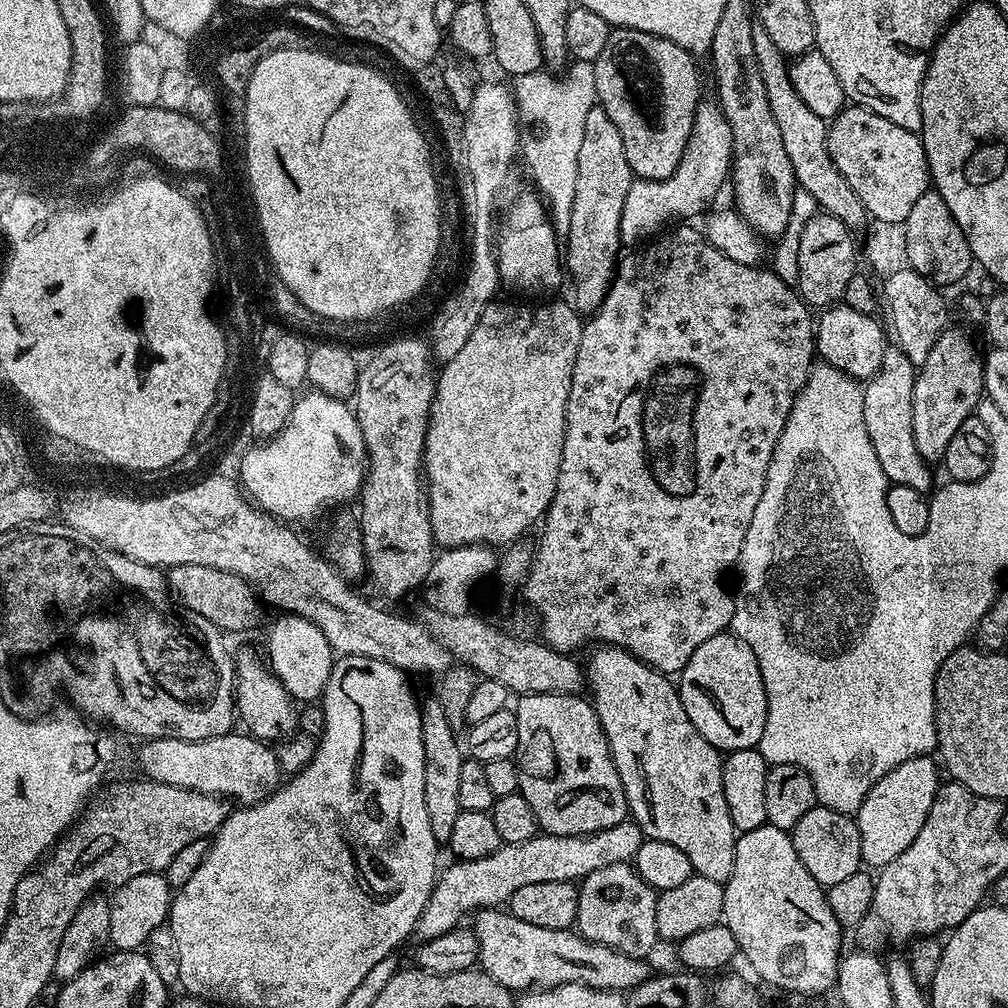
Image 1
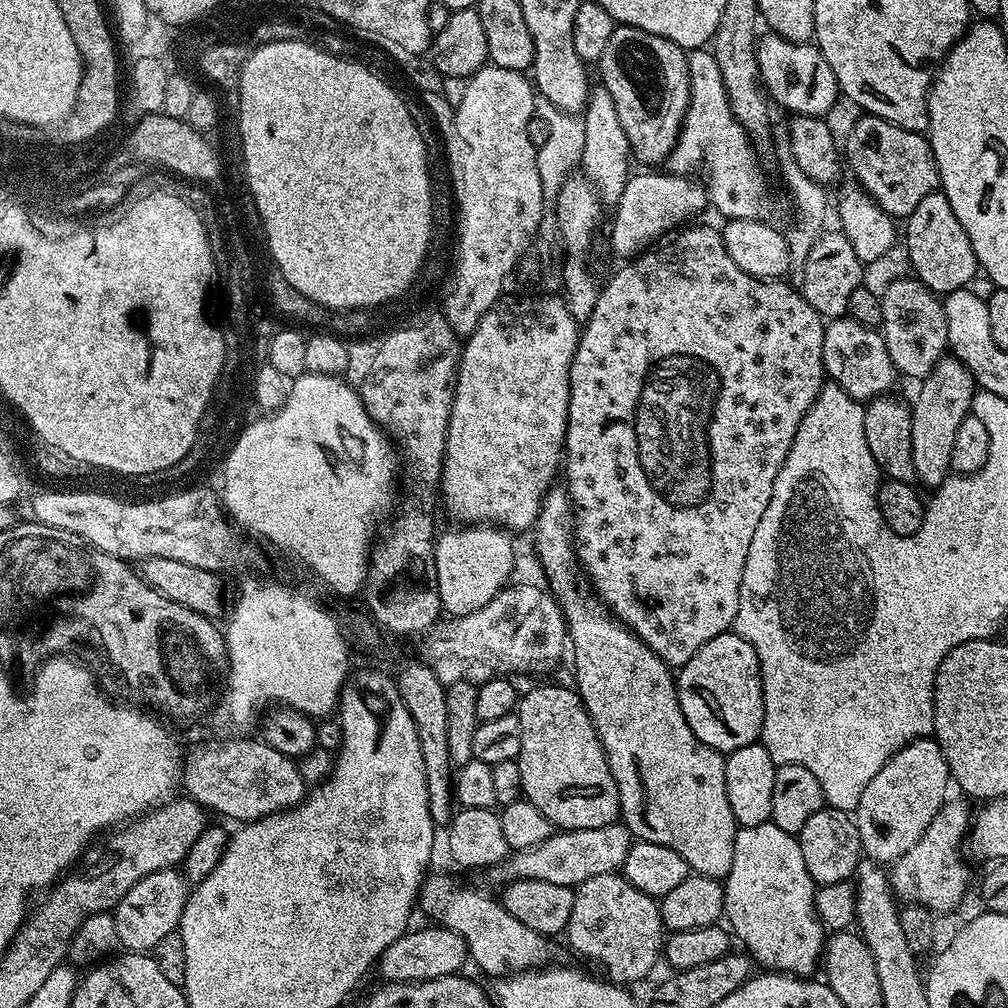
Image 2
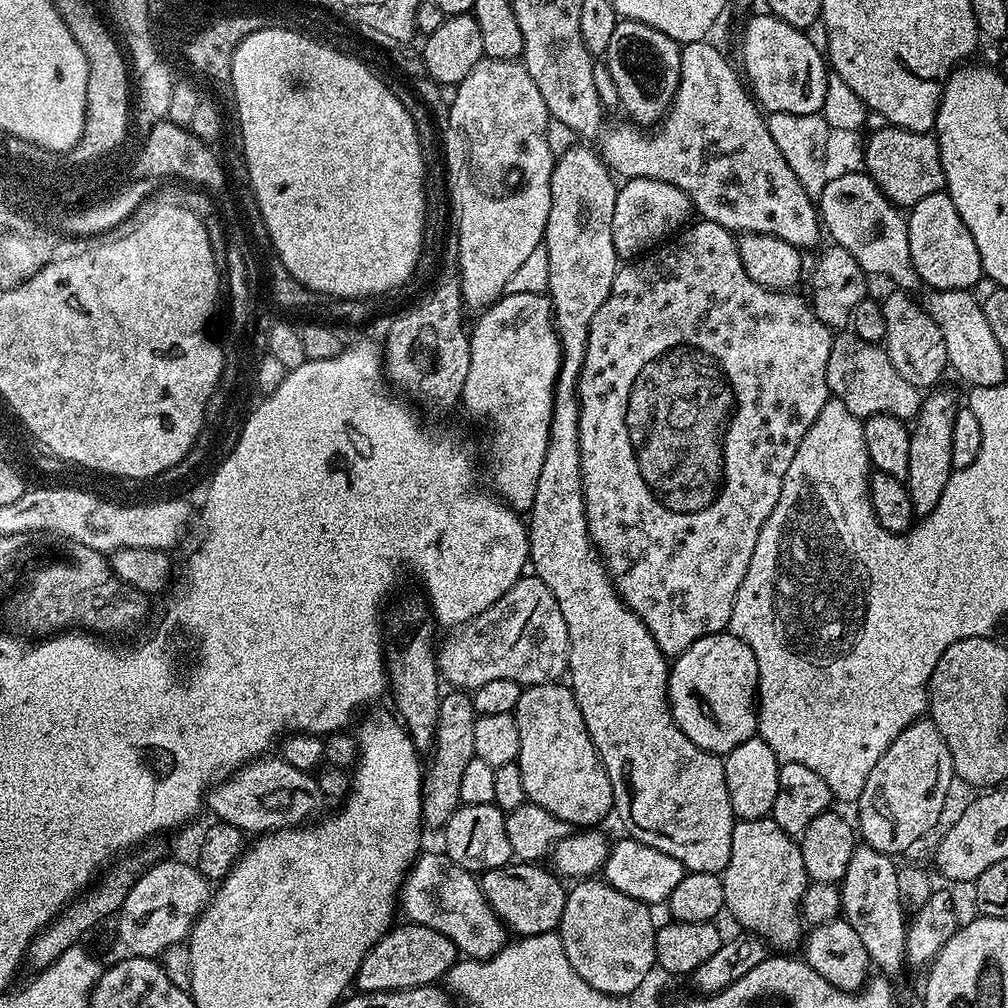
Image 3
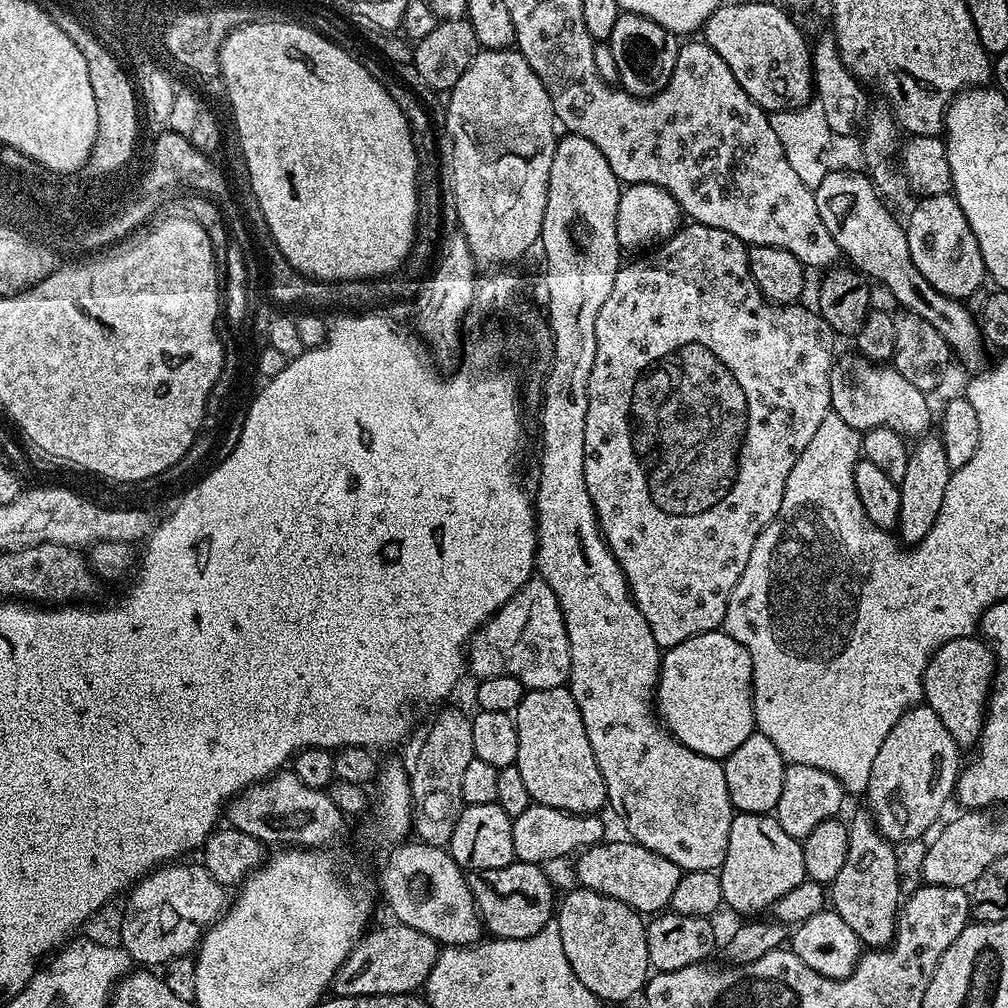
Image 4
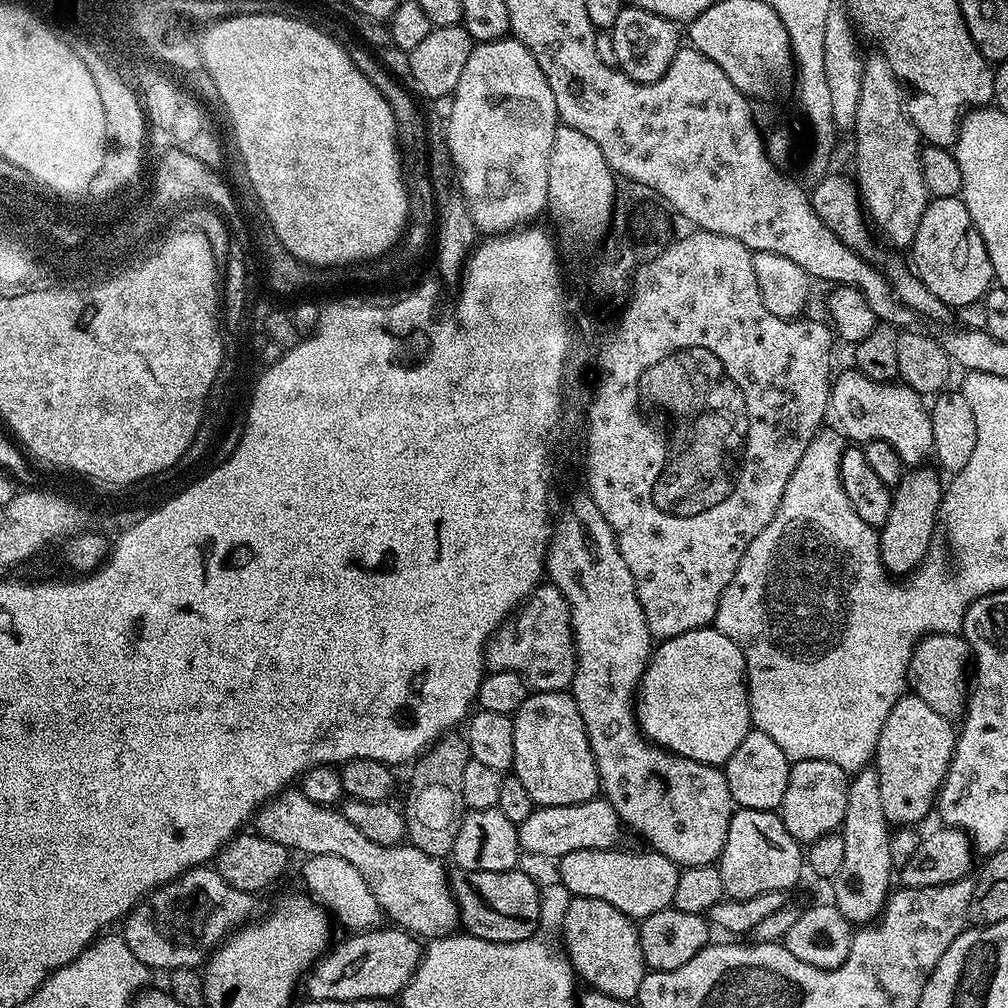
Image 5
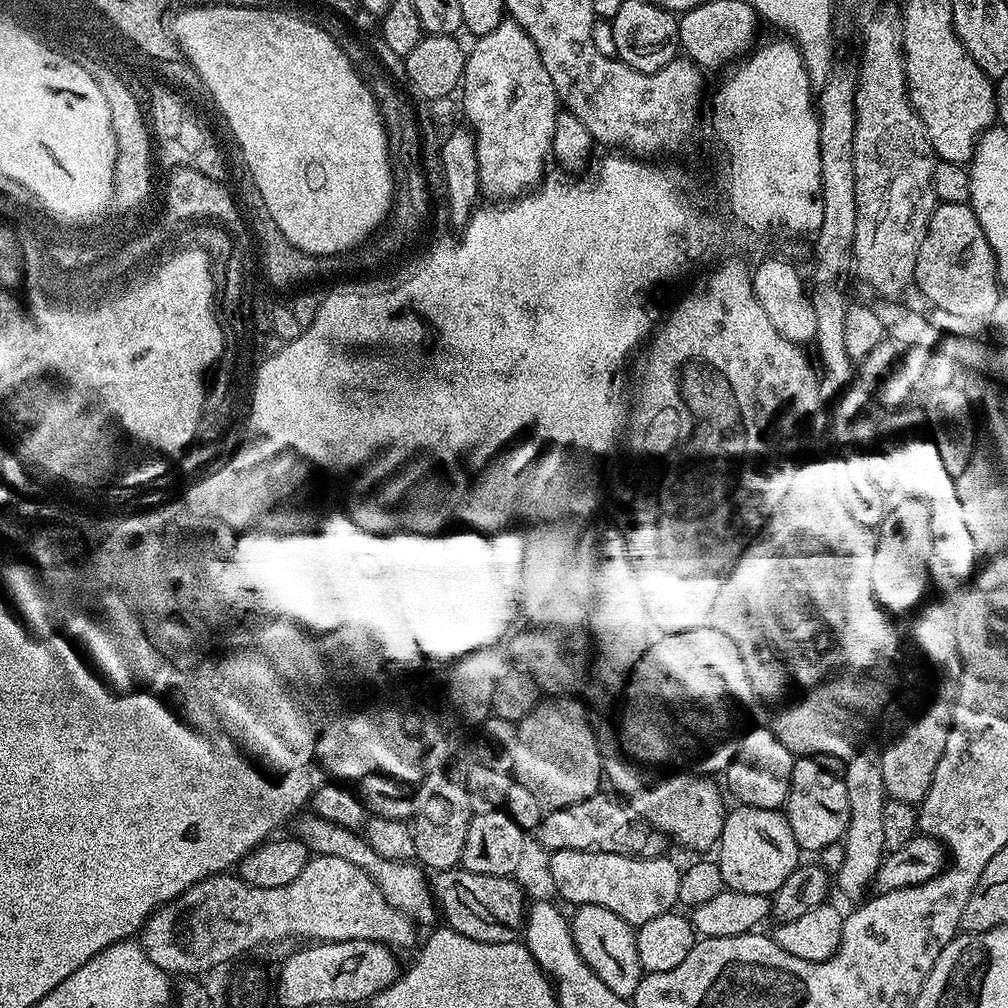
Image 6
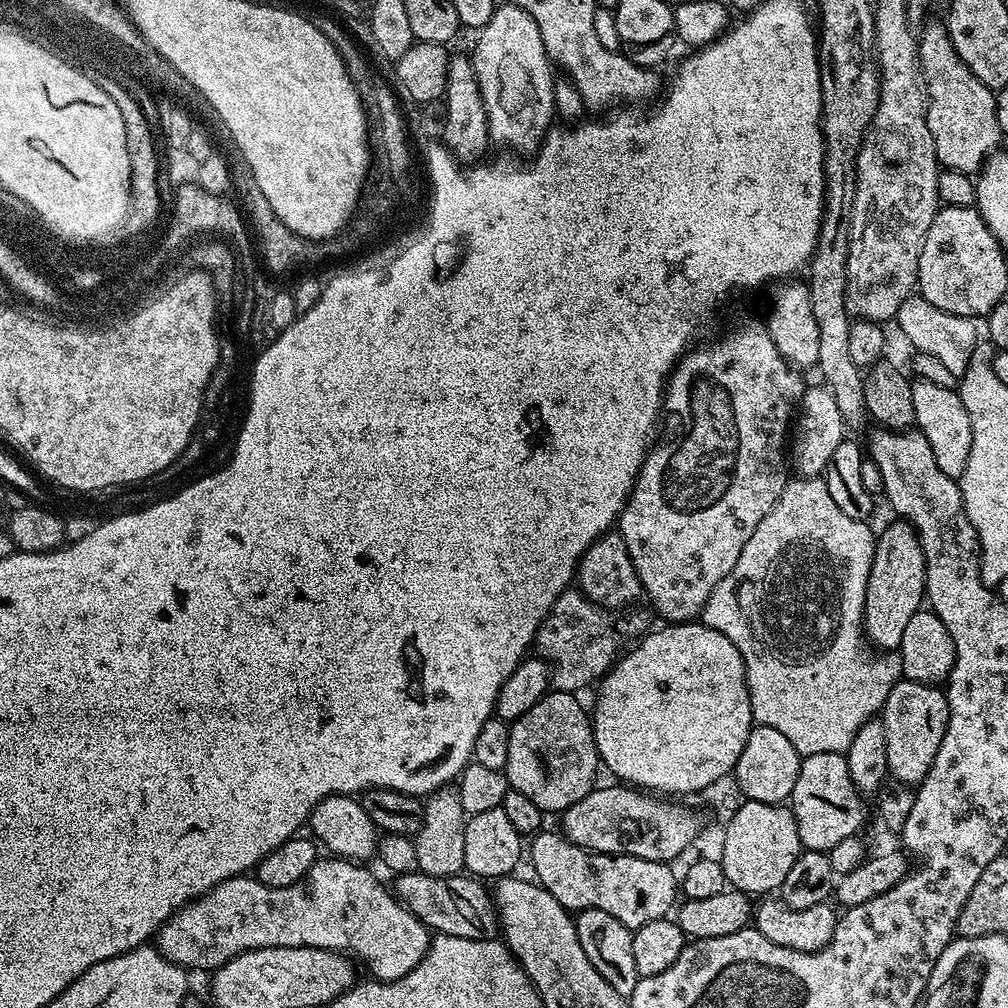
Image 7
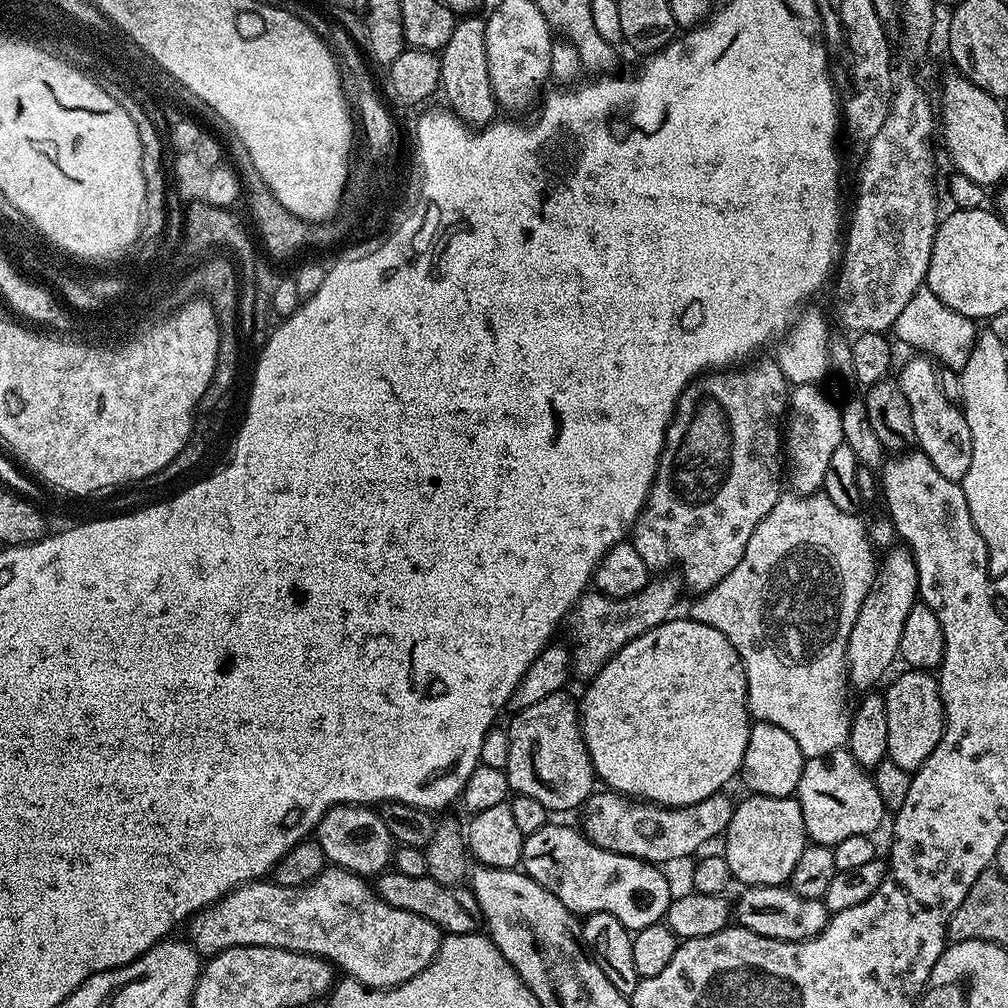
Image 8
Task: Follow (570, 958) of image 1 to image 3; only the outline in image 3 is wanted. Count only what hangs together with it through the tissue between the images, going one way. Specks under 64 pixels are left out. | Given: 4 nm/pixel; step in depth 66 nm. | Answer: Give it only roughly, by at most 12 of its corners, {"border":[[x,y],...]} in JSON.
{"border":[[421,851],[398,897],[470,960],[509,943],[473,873]]}

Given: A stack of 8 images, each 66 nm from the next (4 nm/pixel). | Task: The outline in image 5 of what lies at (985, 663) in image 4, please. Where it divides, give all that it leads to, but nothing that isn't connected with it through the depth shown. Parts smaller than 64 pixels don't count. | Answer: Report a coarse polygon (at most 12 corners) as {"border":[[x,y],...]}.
{"border":[[963,635],[926,636],[908,668],[911,691],[956,722],[968,706]]}

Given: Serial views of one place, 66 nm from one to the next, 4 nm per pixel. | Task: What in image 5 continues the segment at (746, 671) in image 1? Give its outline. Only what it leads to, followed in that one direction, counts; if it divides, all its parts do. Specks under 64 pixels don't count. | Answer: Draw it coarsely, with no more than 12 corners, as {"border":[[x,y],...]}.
{"border":[[714,626],[657,643],[651,743],[727,764],[752,728],[744,655]]}

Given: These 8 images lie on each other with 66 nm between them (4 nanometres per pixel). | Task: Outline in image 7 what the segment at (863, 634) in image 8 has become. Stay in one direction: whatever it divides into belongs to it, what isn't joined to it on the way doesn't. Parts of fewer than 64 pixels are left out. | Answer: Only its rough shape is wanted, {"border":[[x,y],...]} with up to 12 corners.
{"border":[[896,518],[876,536],[862,627],[899,649],[926,600],[918,534]]}

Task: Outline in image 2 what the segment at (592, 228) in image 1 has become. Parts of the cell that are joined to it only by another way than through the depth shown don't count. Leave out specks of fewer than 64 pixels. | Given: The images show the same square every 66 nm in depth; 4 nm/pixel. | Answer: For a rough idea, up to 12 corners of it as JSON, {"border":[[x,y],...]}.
{"border":[[591,89],[582,109],[579,167],[605,205],[626,190],[626,130],[610,90]]}

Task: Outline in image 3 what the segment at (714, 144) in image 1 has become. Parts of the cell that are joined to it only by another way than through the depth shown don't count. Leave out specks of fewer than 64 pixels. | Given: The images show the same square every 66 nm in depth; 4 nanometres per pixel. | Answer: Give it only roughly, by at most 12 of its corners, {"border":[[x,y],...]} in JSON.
{"border":[[657,179],[616,189],[614,250],[635,260],[689,221],[689,196]]}

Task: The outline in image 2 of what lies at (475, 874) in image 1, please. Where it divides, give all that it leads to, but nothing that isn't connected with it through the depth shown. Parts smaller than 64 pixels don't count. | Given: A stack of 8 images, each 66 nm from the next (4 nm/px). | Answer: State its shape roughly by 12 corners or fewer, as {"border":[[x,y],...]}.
{"border":[[623,822],[556,830],[491,869],[499,882],[575,889],[623,869]]}

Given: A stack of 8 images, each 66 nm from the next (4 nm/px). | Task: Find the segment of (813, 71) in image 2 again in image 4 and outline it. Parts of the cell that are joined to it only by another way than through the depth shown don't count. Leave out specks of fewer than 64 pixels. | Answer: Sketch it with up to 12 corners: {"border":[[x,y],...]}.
{"border":[[724,2],[702,29],[769,114],[814,99],[810,40],[776,4]]}

